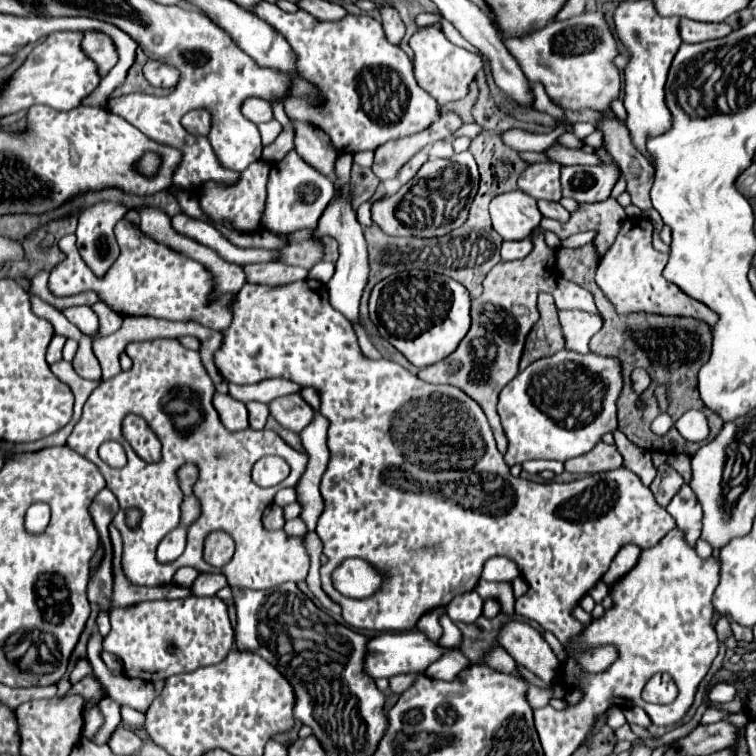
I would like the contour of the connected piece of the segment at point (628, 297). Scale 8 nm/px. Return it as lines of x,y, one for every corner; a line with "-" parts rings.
634,217
626,219
622,223
622,229
606,253
606,259
602,259
598,271
596,271
596,283
606,295
606,299
616,307
620,315
630,313
652,313
652,315
676,315
676,317
694,317
704,321
706,325
714,327
718,321
714,311
710,311
706,305
698,303
696,299
690,299
688,295
682,295
674,283
666,281
662,277
662,269
668,261
668,255
656,251
652,247
652,223
646,217

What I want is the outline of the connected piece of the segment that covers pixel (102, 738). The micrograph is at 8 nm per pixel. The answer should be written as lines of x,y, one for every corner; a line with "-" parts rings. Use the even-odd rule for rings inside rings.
104,697
100,701
100,711
104,715
104,725
102,729
96,733
94,741
96,743
108,743
110,735
116,731
116,727
120,725
120,705
114,703
110,697

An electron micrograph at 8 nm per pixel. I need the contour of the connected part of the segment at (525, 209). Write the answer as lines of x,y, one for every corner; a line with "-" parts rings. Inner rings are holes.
524,191
502,193
490,203
492,227
504,241
518,241
532,235
540,225
540,211
536,201

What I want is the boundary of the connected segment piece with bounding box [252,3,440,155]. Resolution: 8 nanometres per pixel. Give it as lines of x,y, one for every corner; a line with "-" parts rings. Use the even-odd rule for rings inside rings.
258,3
252,11
292,43
298,53
298,69
320,87
324,99
324,105
318,107
310,97
287,97
286,115
326,131
338,151
352,155
366,149
374,151
390,139
428,129
440,117
438,103
418,87
408,55
388,43
380,21
368,15
320,21
304,9
284,13
274,3

